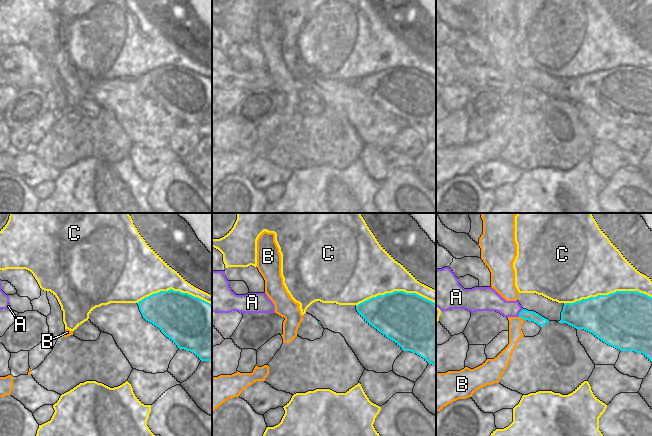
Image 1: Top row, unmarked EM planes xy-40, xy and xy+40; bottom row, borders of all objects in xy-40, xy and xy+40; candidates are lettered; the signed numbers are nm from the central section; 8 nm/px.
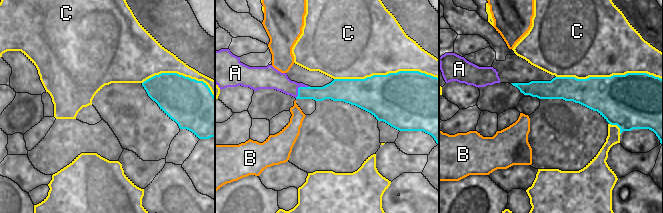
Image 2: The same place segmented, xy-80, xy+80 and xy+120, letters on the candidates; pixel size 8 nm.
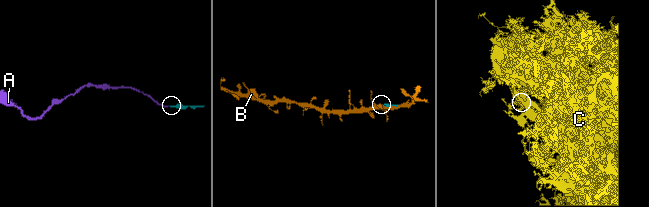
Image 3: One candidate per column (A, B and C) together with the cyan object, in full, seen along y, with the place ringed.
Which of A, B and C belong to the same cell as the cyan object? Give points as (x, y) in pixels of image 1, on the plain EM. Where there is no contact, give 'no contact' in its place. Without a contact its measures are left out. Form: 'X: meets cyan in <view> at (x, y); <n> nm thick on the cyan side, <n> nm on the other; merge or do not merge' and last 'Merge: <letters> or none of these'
A: meets cyan in xy+40 at (519, 88); 80 nm thick on the cyan side, 160 nm on the other; merge
B: meets cyan in xy+40 at (522, 94); 80 nm thick on the cyan side, 110 nm on the other; do not merge
C: meets cyan in xy+40 at (608, 70); 460 nm thick on the cyan side, 460 nm on the other; do not merge
Merge: A

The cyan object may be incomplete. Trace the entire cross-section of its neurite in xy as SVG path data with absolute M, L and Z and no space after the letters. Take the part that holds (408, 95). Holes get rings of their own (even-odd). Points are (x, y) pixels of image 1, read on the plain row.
M394 67L372 73L358 80L356 86L369 101L394 117L403 127L416 129L429 140L436 141L436 79L416 69Z

